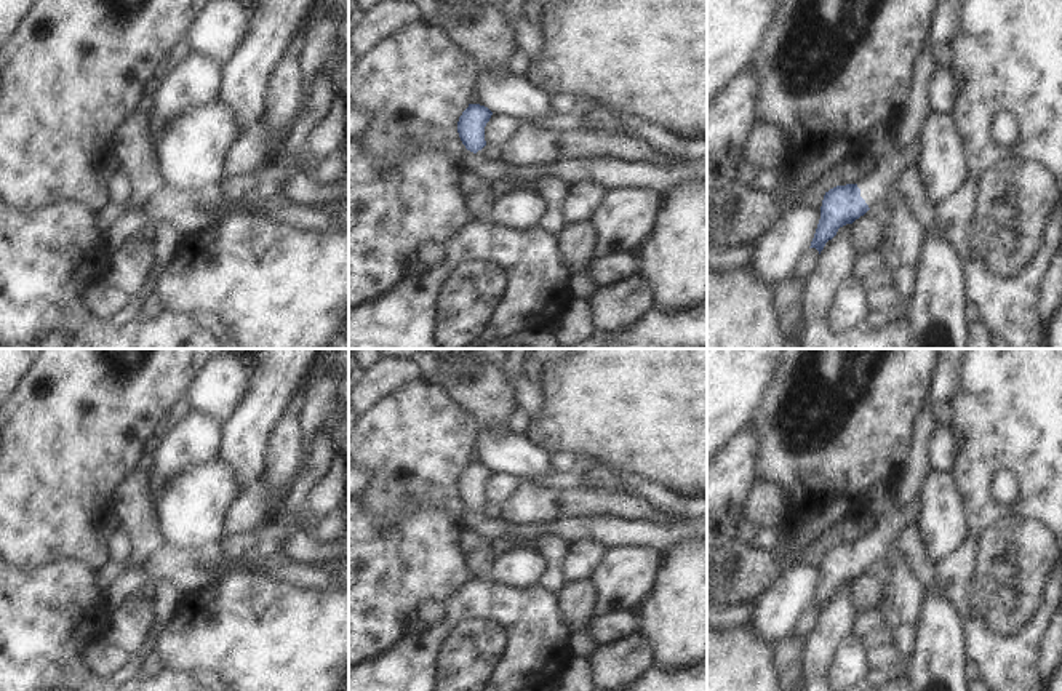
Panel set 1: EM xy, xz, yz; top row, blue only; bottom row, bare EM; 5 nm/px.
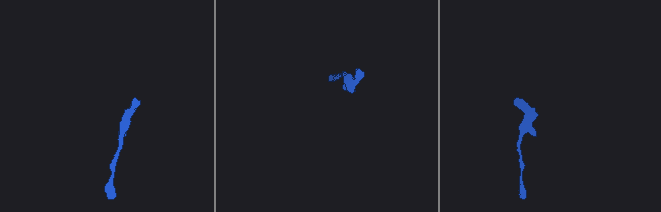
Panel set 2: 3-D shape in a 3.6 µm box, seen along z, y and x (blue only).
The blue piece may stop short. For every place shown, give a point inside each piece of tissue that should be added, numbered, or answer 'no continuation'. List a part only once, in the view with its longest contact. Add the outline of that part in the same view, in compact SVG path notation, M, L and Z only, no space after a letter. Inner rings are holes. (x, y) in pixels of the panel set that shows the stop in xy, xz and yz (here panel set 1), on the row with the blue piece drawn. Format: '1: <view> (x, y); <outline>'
1: yz (877, 184); M918 139L908 147L902 147L896 141L892 147L888 149L875 171L857 184L860 197L865 200L868 208L883 200L891 189L899 186L899 178L907 166L916 163L920 150L921 147Z

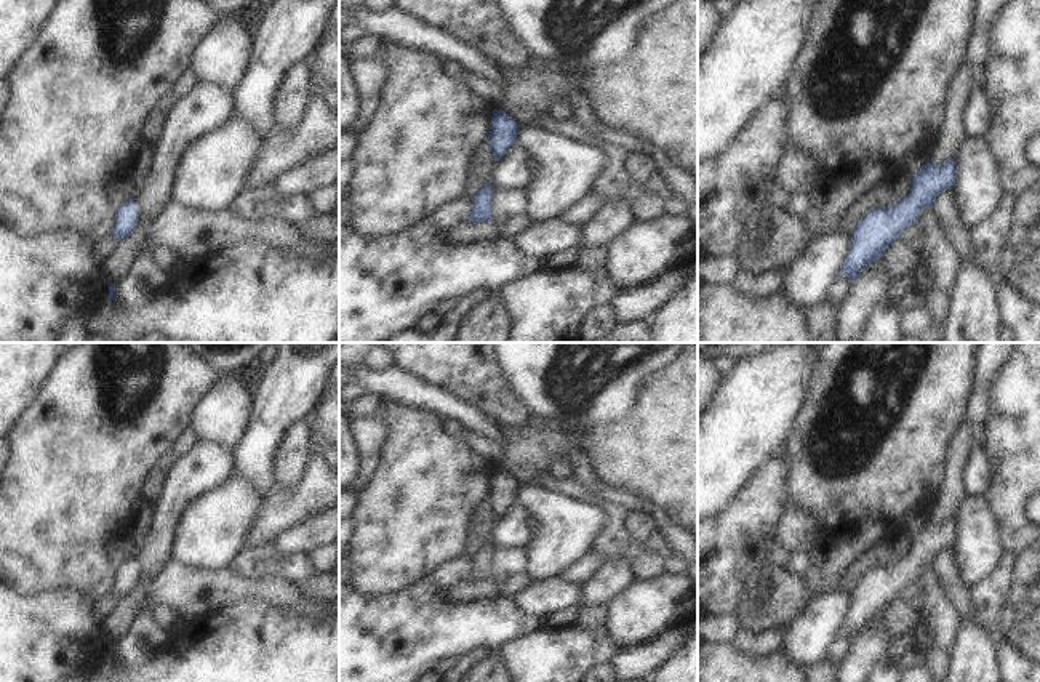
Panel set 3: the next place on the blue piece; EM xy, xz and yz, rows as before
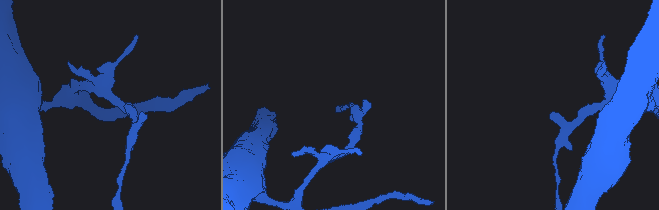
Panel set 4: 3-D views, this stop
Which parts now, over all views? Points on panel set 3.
no continuation

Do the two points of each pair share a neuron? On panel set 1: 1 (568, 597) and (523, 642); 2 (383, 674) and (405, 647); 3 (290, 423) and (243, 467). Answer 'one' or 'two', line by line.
1: two
2: one
3: two

